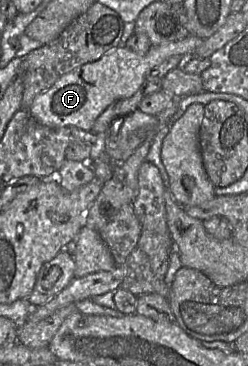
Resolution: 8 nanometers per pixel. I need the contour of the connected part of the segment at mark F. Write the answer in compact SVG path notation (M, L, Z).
M194 35L161 45L151 45L145 55L139 55L126 46L118 47L95 62L87 63L60 77L47 91L39 94L28 111L40 124L49 128L74 126L91 131L97 118L112 103L130 98L145 82L150 73L172 56L192 58L203 40Z

